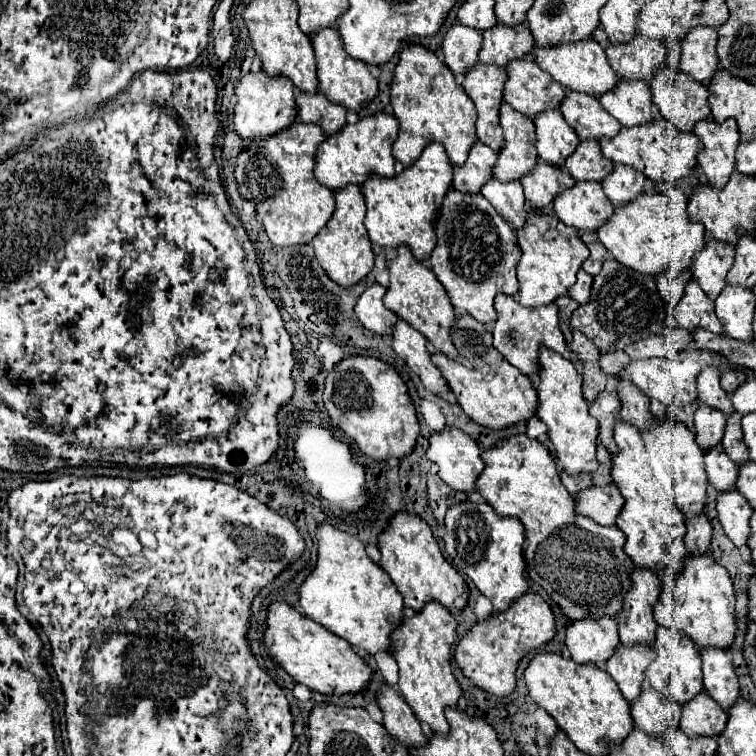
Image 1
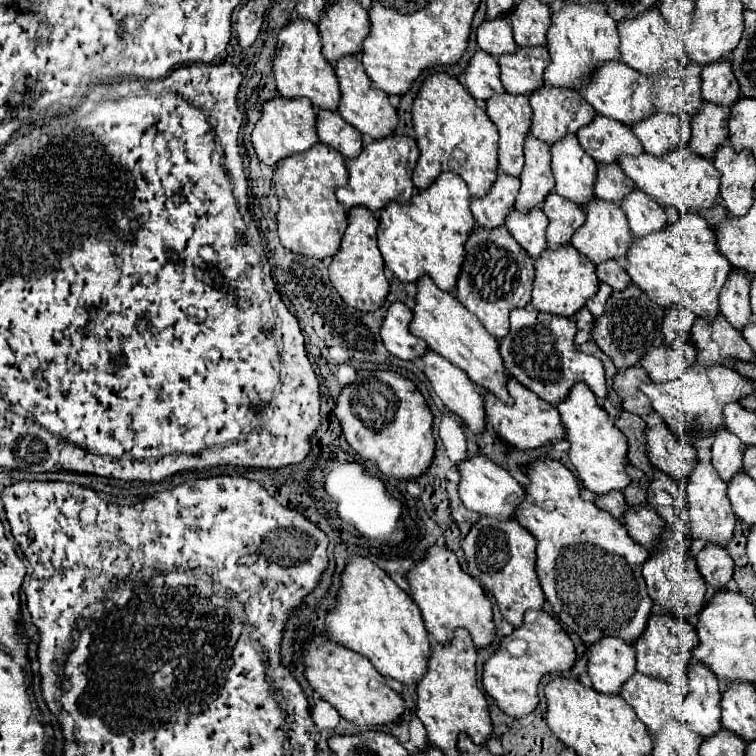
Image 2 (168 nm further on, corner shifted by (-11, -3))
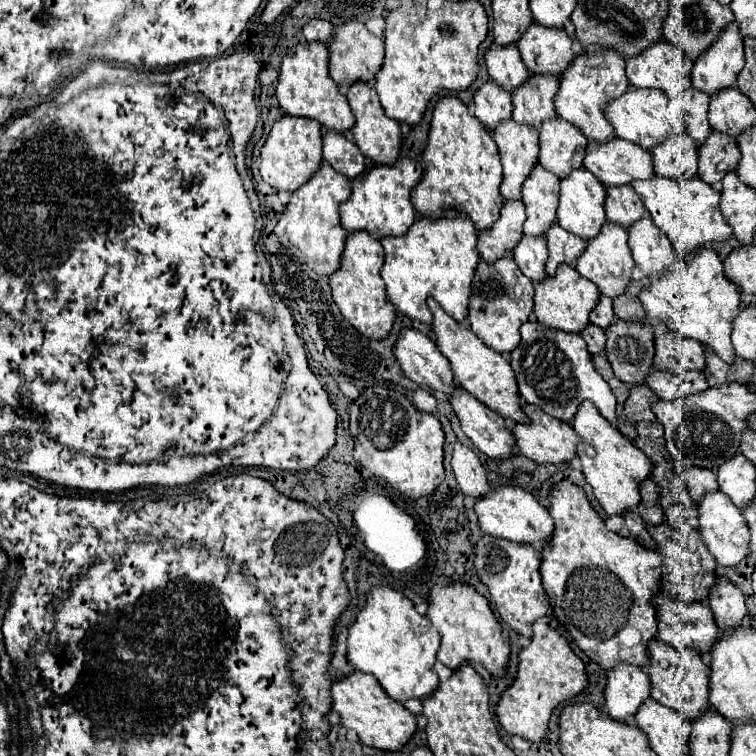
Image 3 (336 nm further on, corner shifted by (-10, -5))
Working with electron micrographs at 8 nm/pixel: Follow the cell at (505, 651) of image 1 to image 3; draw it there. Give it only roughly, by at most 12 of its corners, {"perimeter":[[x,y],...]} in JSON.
{"perimeter":[[545,622],[519,654],[497,716],[543,742],[553,710],[587,686],[583,660]]}

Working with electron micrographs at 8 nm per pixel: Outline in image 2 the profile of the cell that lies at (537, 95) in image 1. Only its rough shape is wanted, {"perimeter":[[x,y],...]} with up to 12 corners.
{"perimeter":[[548,82],[530,96],[530,132],[548,144],[590,124],[576,90]]}

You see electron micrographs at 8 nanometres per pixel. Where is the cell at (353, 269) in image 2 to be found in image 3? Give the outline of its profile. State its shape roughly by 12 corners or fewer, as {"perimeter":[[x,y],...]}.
{"perimeter":[[347,234],[331,276],[343,318],[371,340],[387,338],[395,306],[381,278],[383,248]]}

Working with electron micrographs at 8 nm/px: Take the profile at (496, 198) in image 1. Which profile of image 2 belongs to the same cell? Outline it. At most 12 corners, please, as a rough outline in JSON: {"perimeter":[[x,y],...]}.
{"perimeter":[[512,206],[504,226],[532,258],[546,248],[540,208]]}

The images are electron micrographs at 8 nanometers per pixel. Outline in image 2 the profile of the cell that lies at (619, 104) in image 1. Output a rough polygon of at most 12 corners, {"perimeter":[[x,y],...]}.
{"perimeter":[[656,110],[632,130],[644,150],[660,156],[684,146],[680,118]]}

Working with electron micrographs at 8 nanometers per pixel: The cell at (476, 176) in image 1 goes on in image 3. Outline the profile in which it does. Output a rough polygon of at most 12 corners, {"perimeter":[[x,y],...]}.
{"perimeter":[[505,202],[501,218],[479,234],[487,262],[515,250],[523,236],[525,206]]}

